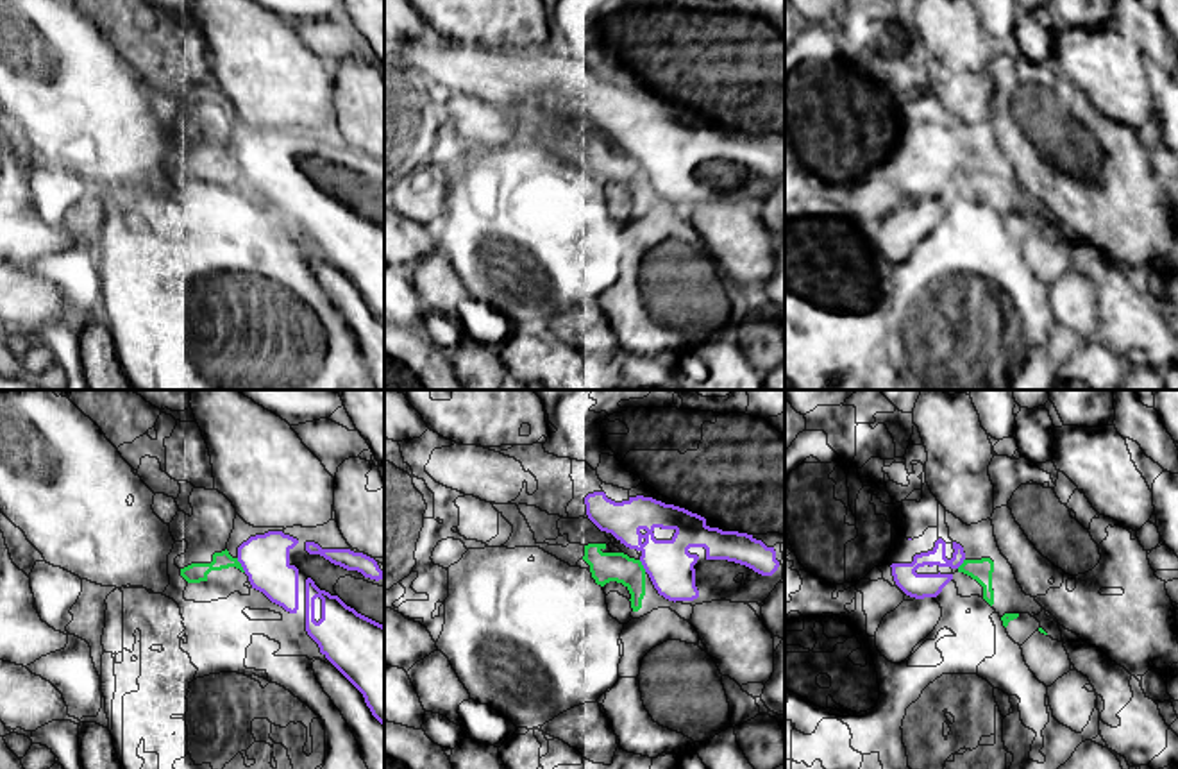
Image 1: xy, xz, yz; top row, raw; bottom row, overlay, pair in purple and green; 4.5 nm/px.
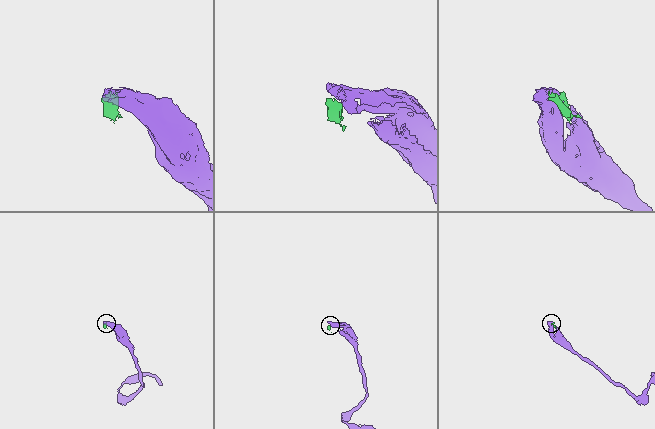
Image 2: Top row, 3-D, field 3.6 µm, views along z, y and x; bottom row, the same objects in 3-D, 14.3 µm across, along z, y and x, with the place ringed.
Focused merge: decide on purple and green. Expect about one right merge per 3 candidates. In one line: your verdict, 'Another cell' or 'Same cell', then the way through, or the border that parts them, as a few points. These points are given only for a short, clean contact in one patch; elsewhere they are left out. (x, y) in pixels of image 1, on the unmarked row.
Another cell. Boundary: xy (236, 158), (245, 170)

